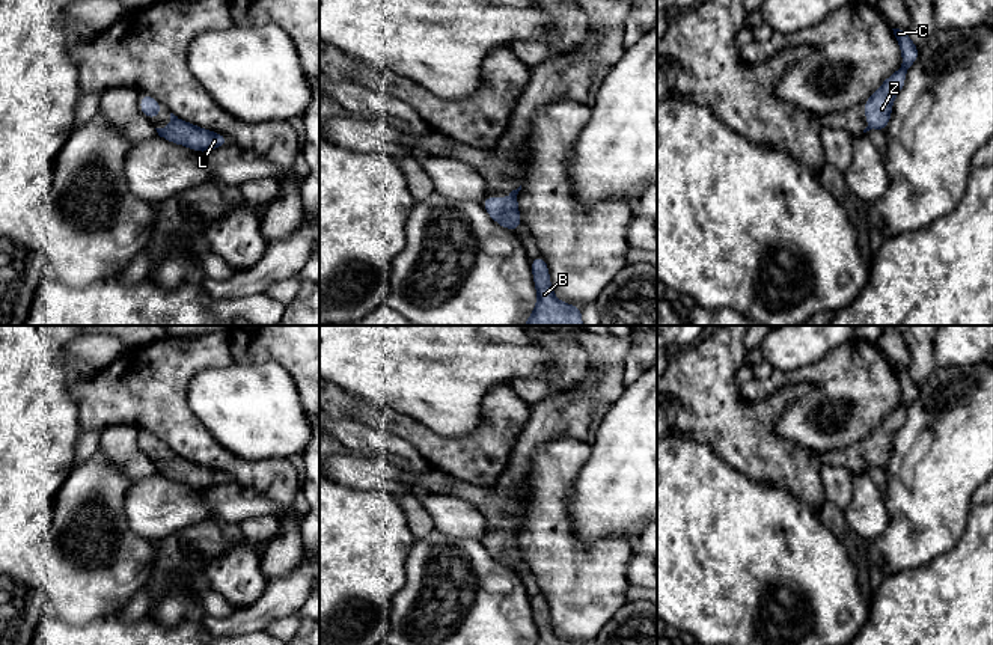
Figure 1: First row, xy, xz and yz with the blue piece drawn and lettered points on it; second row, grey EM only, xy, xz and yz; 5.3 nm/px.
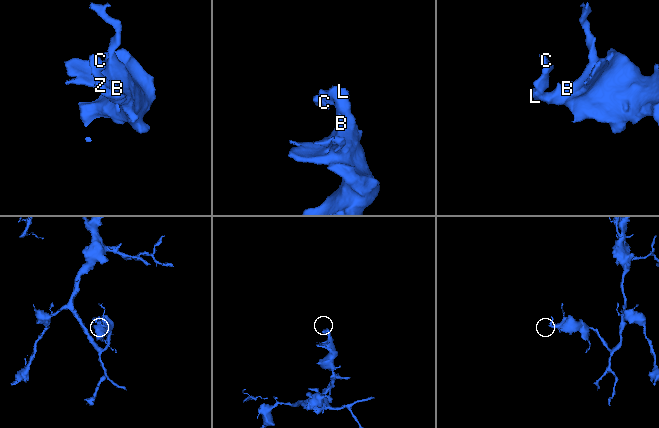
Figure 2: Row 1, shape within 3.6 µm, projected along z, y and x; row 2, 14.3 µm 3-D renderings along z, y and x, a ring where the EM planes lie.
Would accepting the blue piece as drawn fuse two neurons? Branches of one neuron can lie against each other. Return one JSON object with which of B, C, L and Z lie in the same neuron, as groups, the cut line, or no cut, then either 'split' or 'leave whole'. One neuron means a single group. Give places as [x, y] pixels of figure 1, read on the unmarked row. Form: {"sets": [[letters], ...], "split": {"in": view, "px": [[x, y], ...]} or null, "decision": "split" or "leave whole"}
{"sets": [["B", "C", "L", "Z"]], "split": null, "decision": "leave whole"}

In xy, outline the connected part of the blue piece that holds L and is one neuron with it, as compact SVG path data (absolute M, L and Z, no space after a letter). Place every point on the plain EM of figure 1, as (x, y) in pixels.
M170 451L170 463L167 466L155 467L164 478L187 484L197 490L208 490L229 481L226 473L188 461L173 451Z

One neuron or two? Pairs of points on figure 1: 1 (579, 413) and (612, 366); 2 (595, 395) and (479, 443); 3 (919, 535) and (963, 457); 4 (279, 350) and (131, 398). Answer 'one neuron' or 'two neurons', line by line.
1: one neuron
2: two neurons
3: one neuron
4: two neurons

